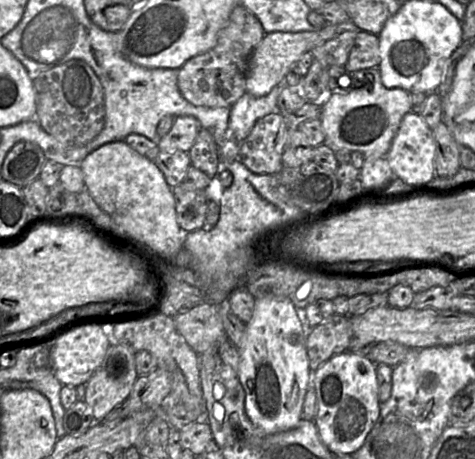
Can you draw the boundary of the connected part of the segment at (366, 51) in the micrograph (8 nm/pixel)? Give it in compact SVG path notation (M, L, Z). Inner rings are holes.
M357 31L354 45L344 65L346 72L368 69L380 63L379 37L366 31Z

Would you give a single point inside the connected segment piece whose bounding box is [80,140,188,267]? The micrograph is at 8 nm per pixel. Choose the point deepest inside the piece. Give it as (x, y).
(129, 187)

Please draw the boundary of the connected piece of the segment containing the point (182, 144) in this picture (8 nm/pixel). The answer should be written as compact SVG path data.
M177 116L170 131L160 139L158 148L163 152L175 150L189 152L200 129L200 124L195 117Z

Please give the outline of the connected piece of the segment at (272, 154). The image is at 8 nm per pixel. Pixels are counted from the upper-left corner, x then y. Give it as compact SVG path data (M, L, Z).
M280 112L258 119L248 136L239 143L238 159L253 173L278 173L283 167L287 129Z

